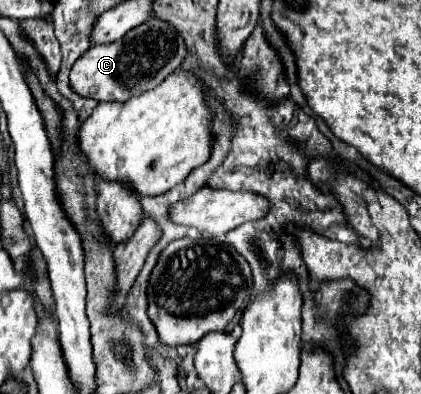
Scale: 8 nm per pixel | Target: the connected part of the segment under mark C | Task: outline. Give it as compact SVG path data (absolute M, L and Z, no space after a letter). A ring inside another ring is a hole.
M149 18L141 26L129 30L121 40L111 44L93 44L71 68L71 88L87 98L99 102L127 100L161 84L173 70L177 70L187 54L185 40L171 24L159 18Z

